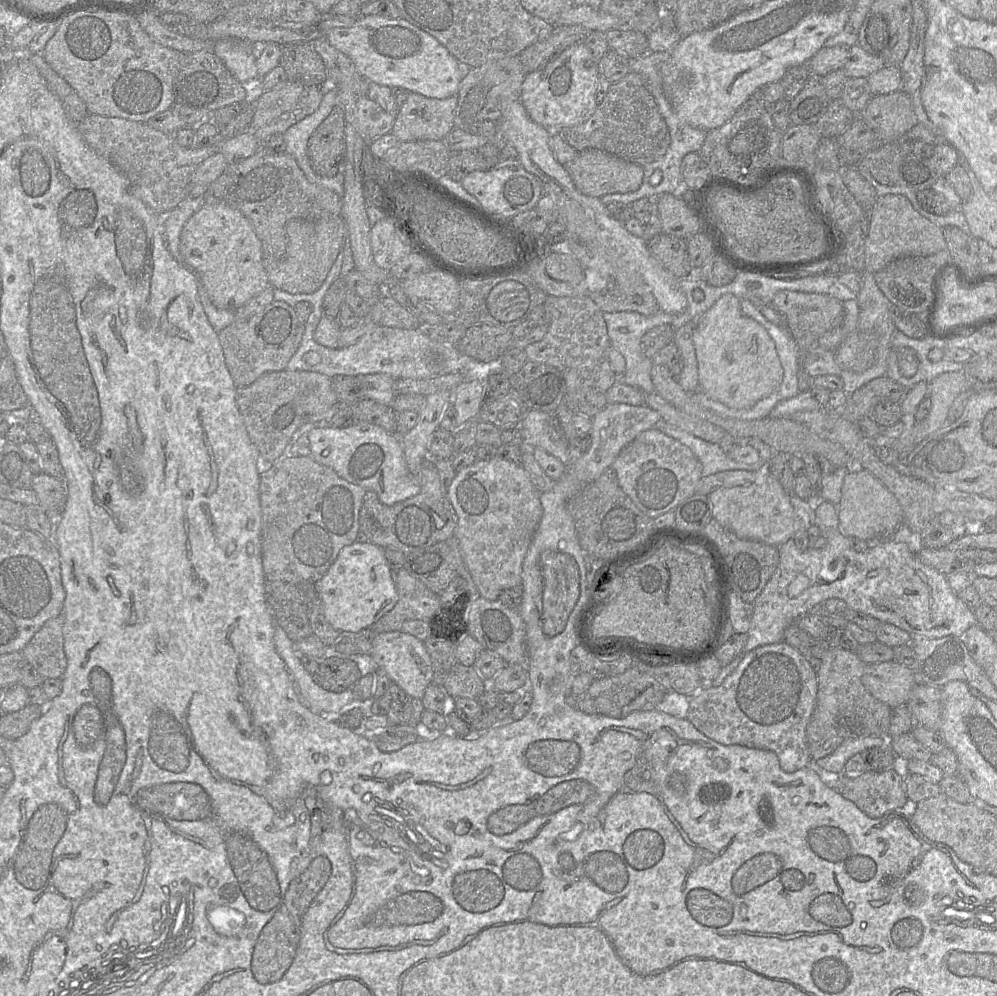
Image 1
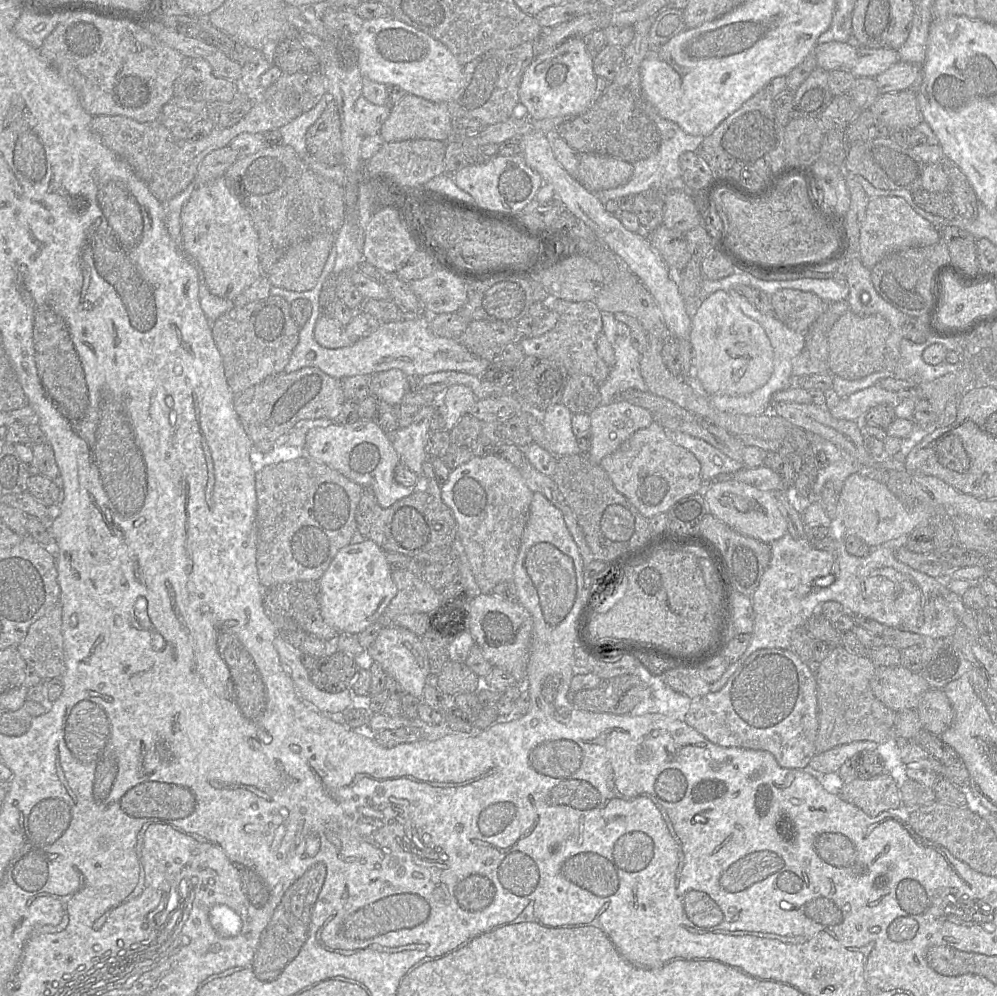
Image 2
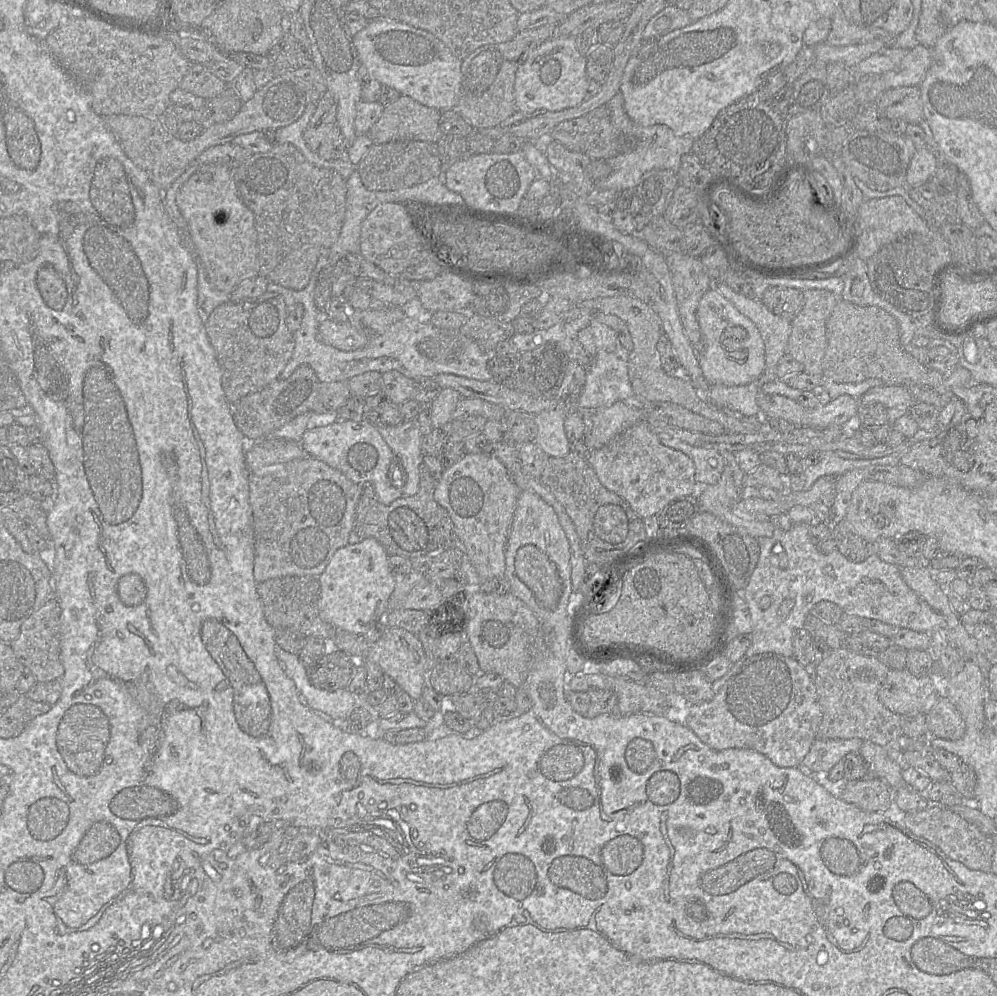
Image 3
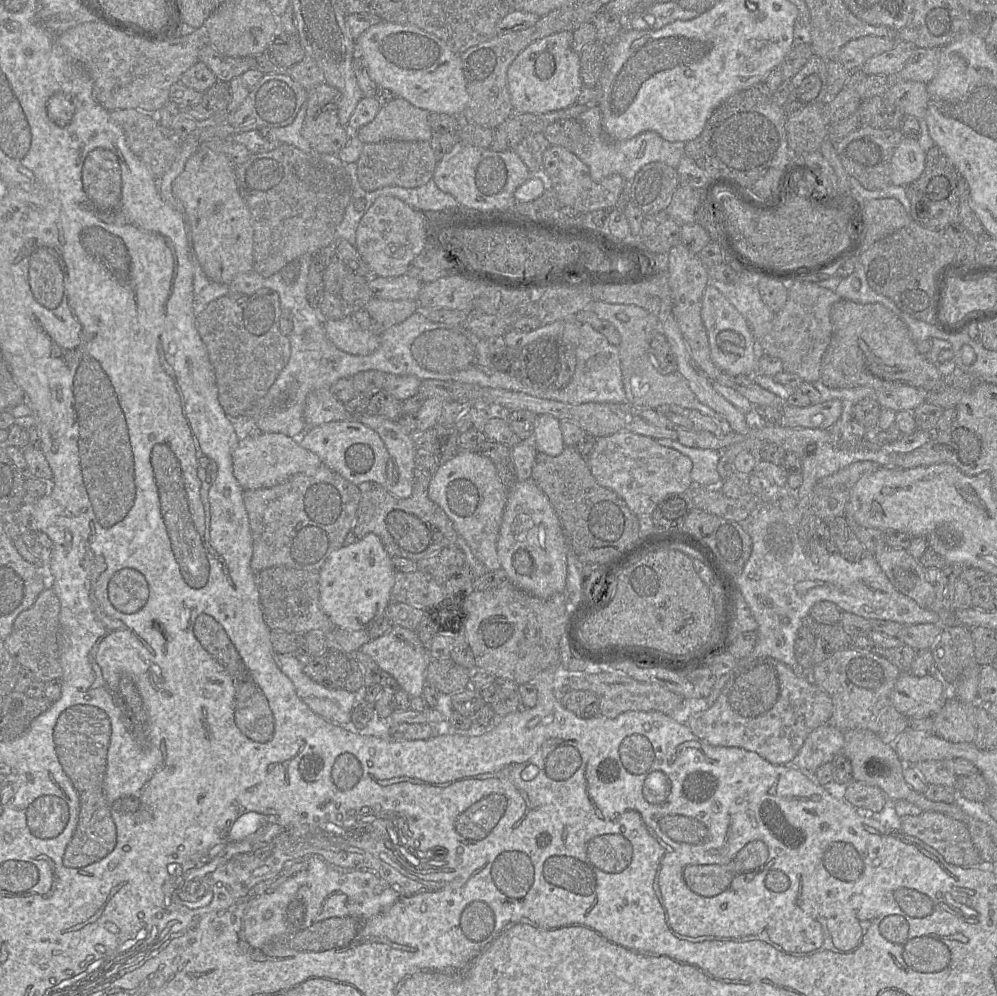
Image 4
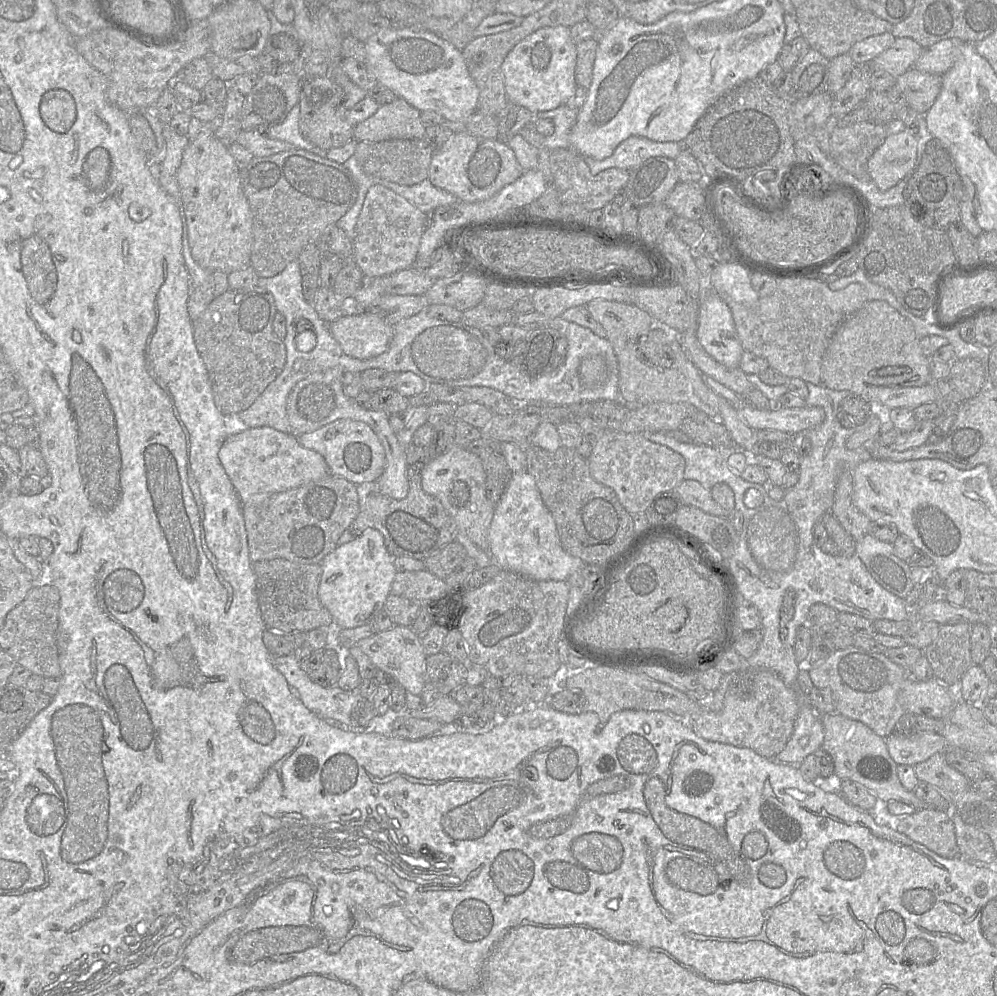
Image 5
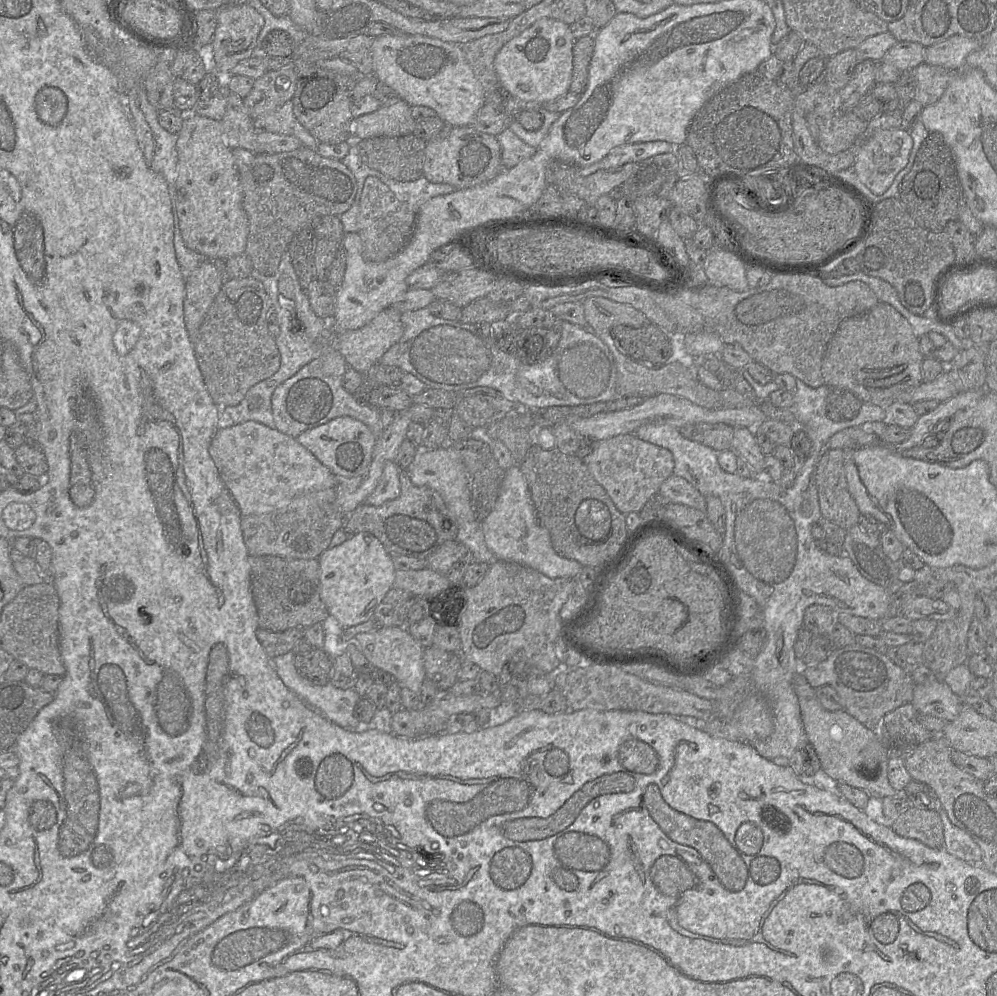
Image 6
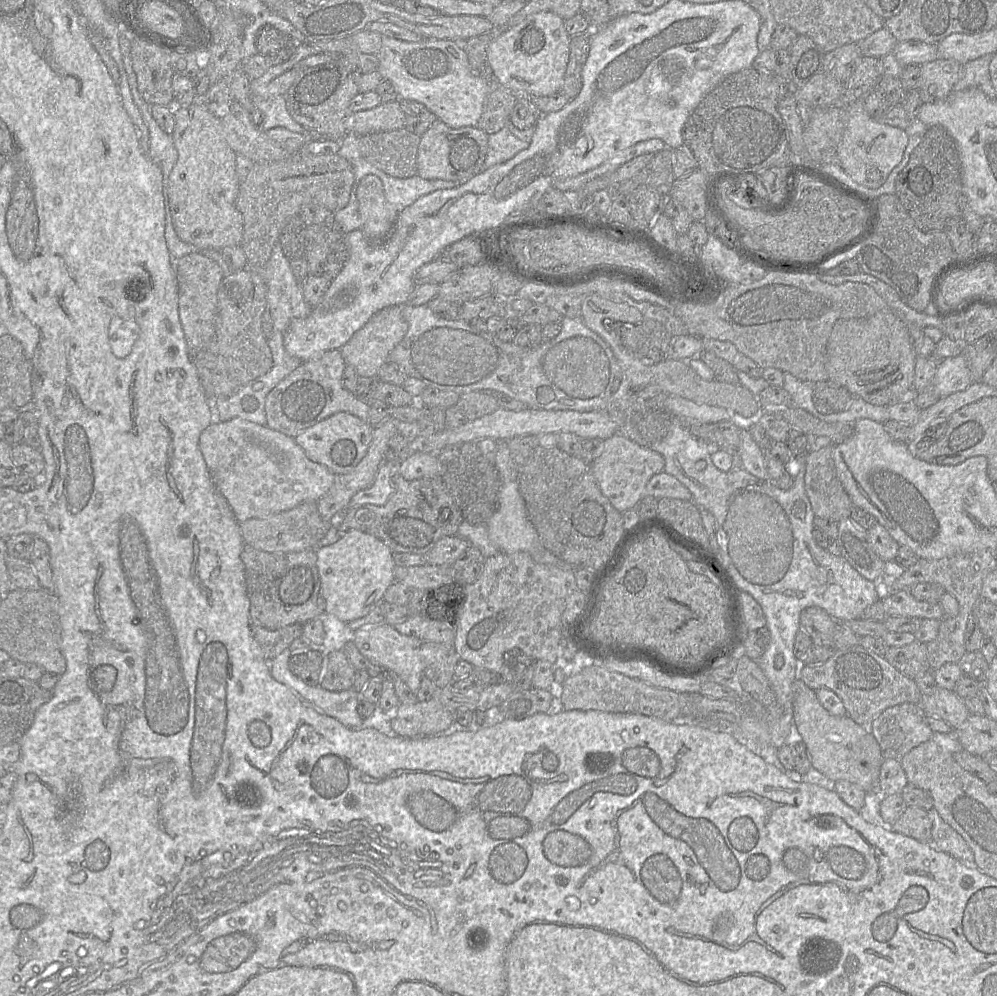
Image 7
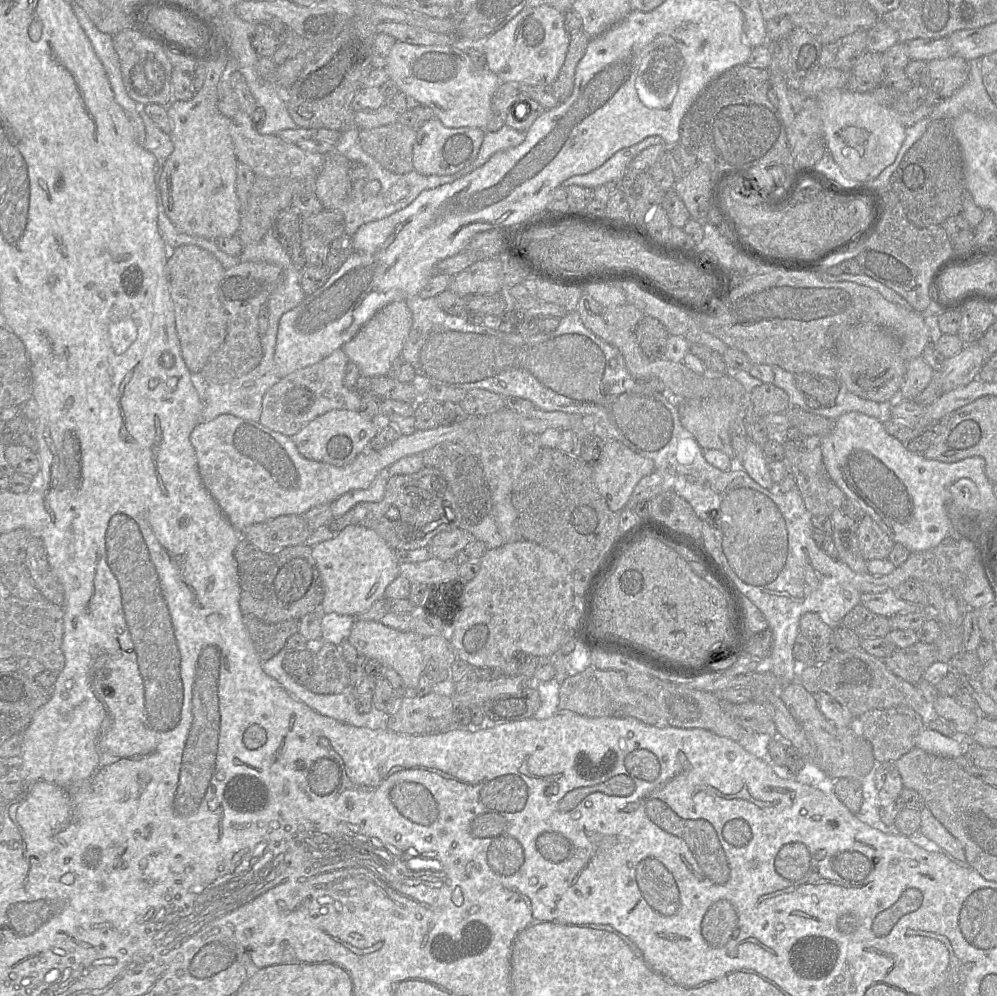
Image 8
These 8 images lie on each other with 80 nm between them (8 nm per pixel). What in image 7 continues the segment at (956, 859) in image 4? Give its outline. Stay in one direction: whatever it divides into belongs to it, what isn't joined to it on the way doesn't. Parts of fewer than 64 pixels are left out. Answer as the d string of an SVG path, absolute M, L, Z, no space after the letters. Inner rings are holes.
M907 806L892 824L892 827L895 832L920 842L928 843L931 840L932 820L928 811L922 808Z

